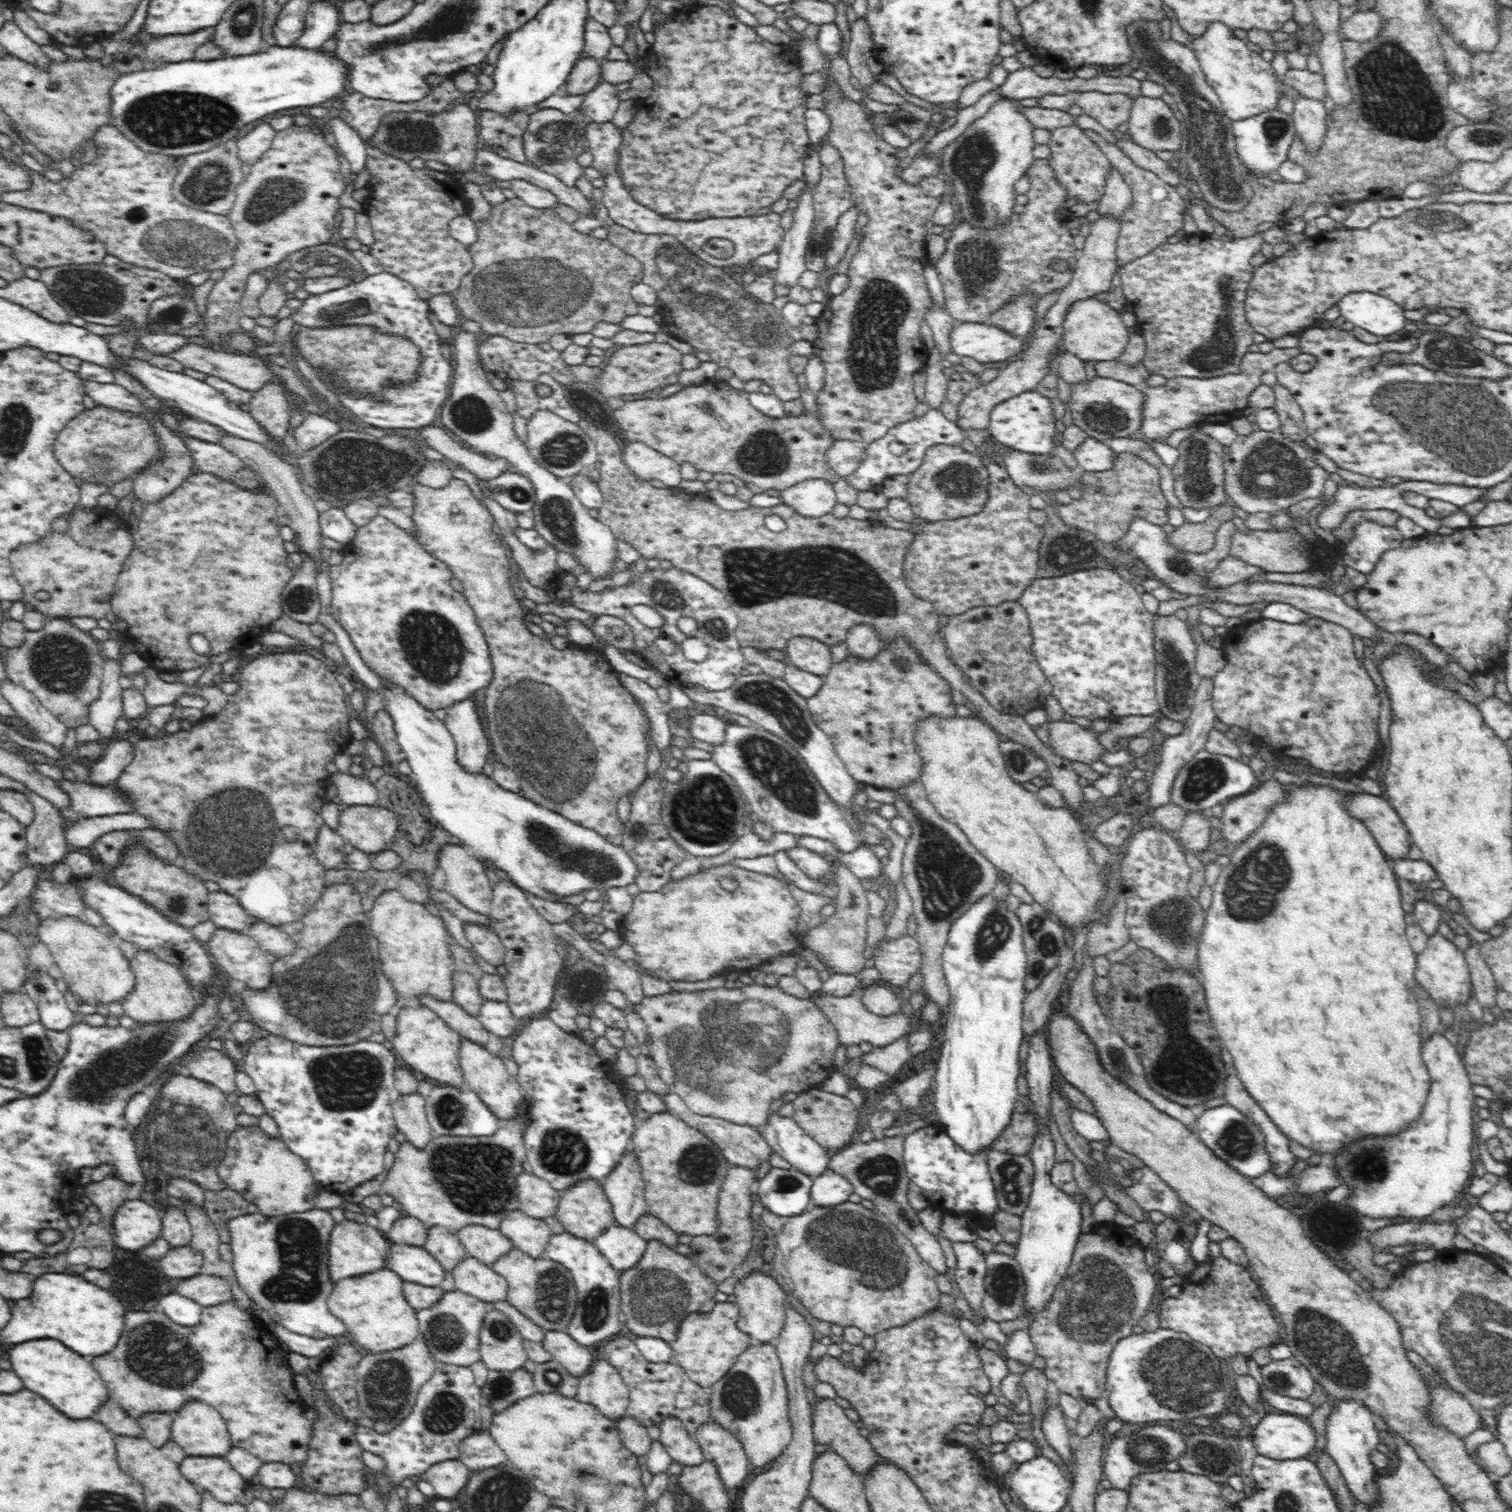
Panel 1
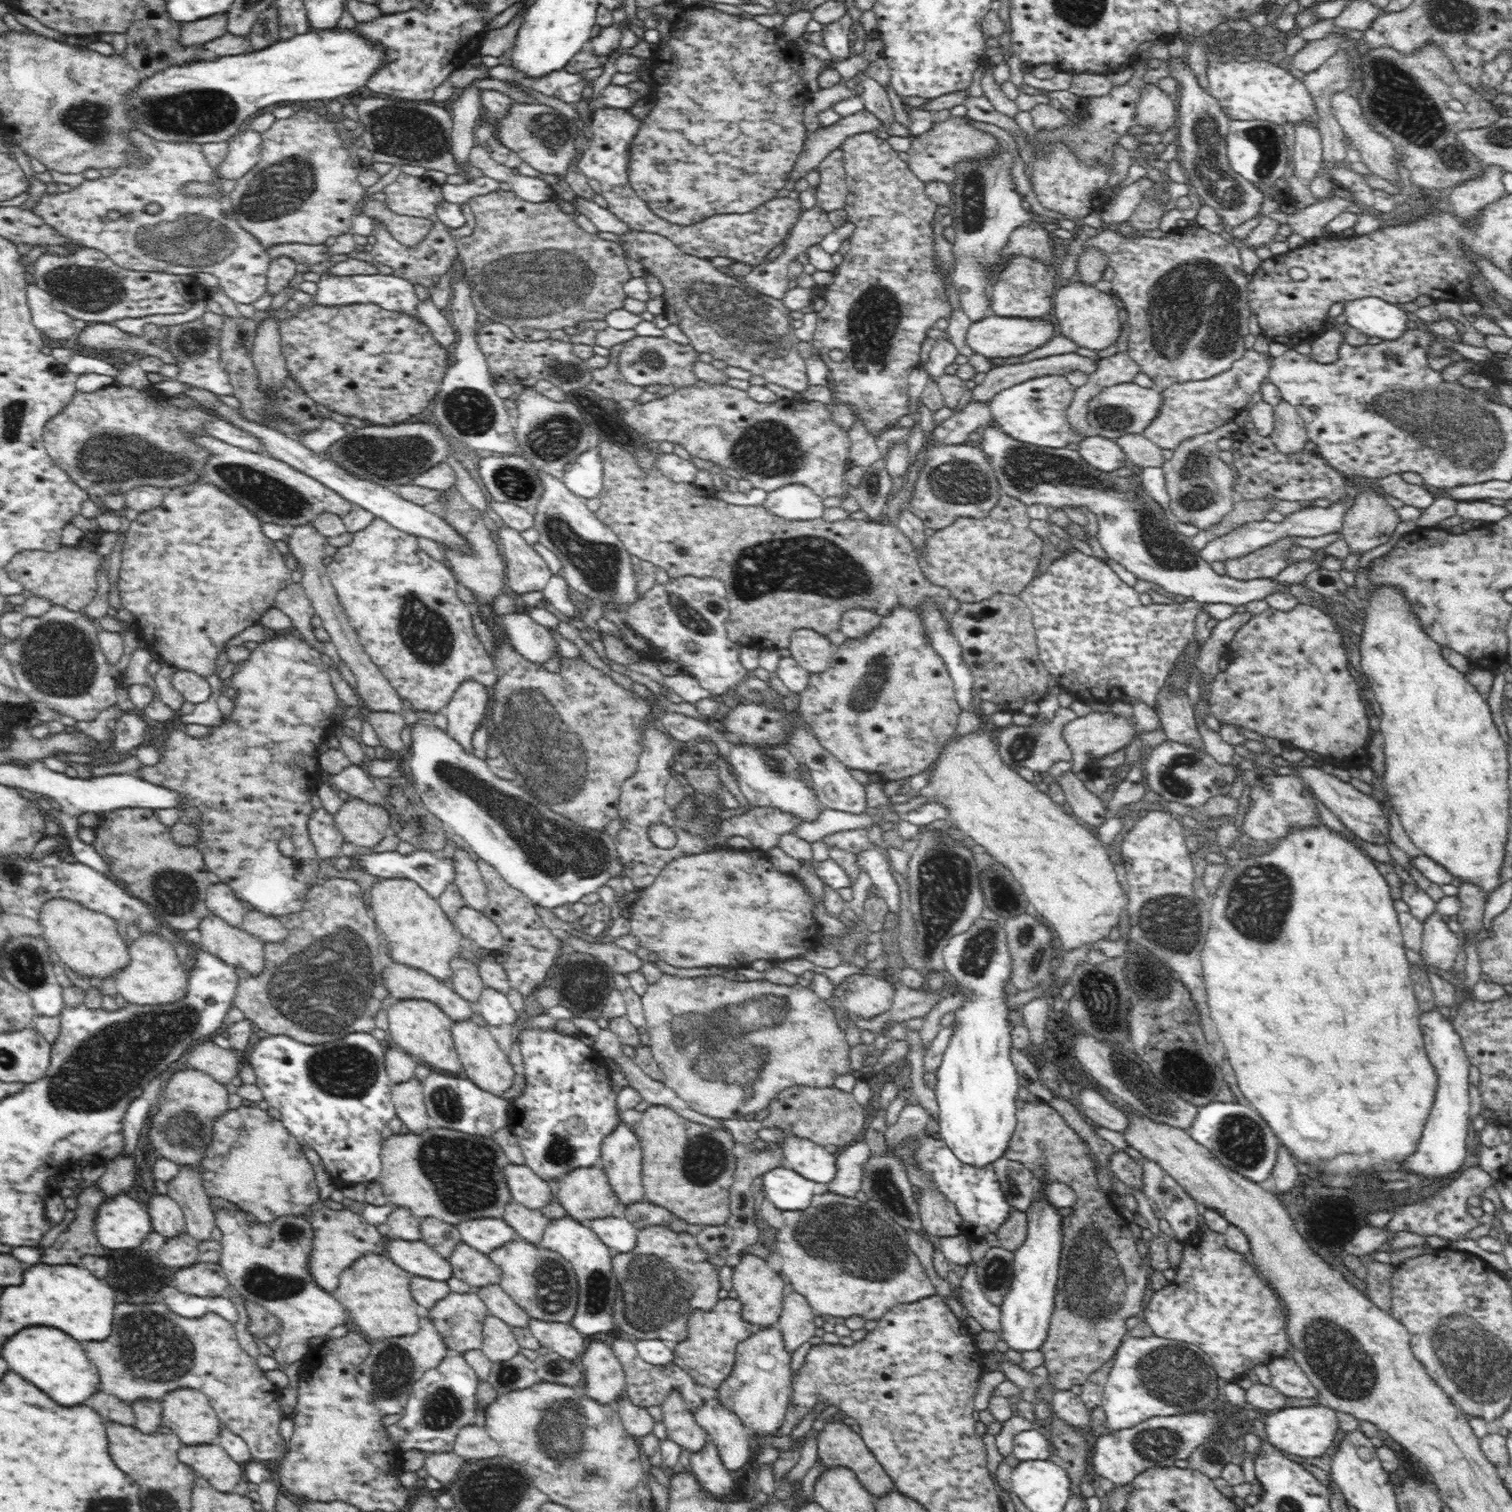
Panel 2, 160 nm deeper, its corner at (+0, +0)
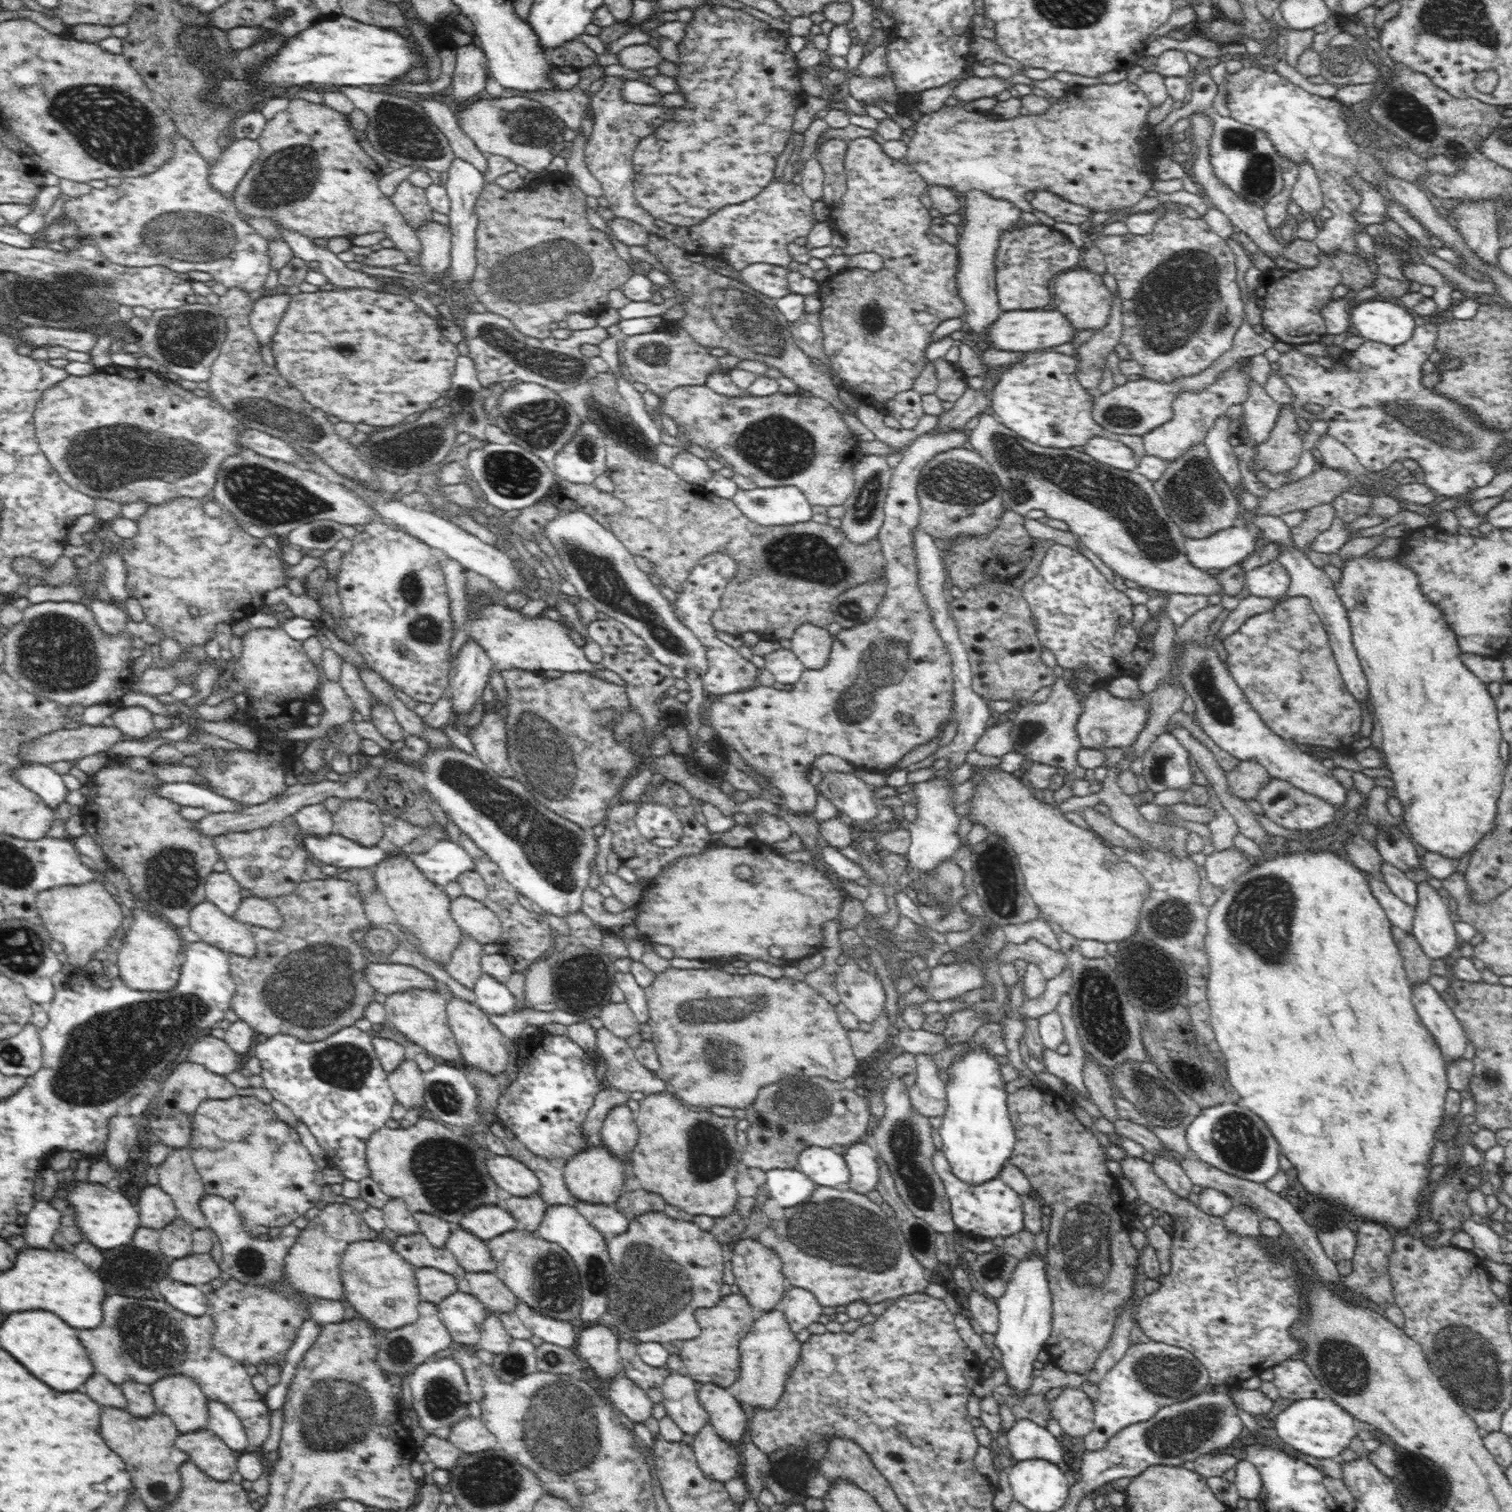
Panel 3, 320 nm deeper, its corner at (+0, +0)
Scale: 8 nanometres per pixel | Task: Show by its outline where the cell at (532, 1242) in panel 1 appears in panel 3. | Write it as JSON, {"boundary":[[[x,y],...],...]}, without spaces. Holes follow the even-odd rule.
{"boundary":[[[541,1193],[527,1197],[512,1196],[506,1202],[506,1210],[519,1222],[520,1227],[536,1233],[542,1222],[547,1204],[542,1201]]]}

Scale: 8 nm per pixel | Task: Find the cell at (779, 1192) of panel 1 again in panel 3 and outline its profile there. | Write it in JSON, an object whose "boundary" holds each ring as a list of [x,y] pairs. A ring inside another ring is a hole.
{"boundary":[[[772,1169],[766,1174],[764,1187],[786,1210],[806,1202],[819,1186],[796,1169]]]}

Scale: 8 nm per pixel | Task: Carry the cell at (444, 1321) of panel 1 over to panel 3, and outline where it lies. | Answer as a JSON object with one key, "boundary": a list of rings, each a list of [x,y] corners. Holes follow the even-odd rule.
{"boundary":[[[458,1291],[441,1300],[437,1309],[453,1342],[460,1345],[478,1344],[482,1323],[488,1315],[483,1302],[471,1293]]]}

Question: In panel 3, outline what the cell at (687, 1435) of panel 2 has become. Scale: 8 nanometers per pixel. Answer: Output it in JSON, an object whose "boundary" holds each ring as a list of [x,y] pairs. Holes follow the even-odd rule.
{"boundary":[[[685,1371],[668,1375],[663,1386],[662,1403],[666,1414],[676,1422],[684,1434],[693,1436],[709,1423],[708,1414],[697,1402],[698,1383]]]}

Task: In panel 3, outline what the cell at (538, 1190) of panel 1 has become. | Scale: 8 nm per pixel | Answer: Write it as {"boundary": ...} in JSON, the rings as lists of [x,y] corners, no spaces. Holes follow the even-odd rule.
{"boundary":[[[493,1155],[488,1158],[490,1176],[498,1187],[512,1196],[527,1197],[541,1190],[539,1178],[525,1164],[509,1156]]]}

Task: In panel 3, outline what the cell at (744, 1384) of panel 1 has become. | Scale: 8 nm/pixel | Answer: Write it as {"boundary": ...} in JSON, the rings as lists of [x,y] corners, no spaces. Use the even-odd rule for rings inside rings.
{"boundary":[[[780,1308],[765,1312],[756,1319],[748,1334],[740,1340],[740,1392],[736,1394],[736,1402],[740,1406],[760,1406],[756,1410],[774,1410],[786,1392],[788,1375],[791,1374],[798,1360],[801,1343],[790,1328]]]}

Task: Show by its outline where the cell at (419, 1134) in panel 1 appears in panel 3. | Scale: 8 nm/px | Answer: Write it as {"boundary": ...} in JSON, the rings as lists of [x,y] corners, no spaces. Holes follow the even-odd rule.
{"boundary":[[[404,1058],[402,1064],[388,1072],[387,1081],[396,1100],[407,1110],[413,1109],[412,1107],[418,1109],[424,1102],[423,1072],[414,1059]]]}

